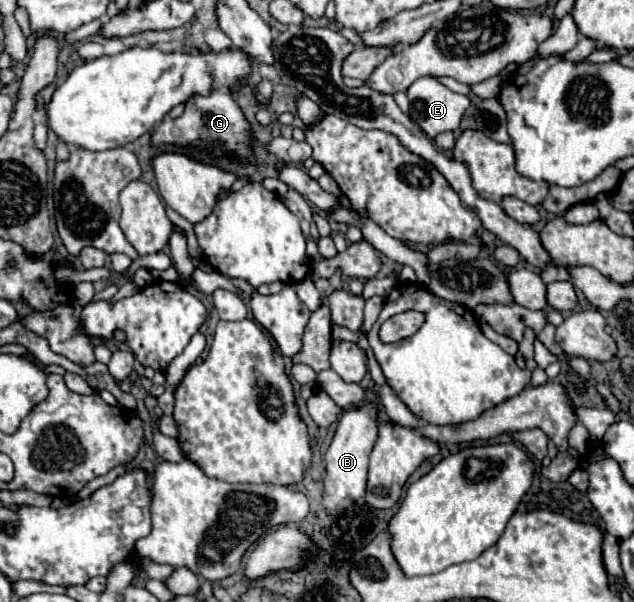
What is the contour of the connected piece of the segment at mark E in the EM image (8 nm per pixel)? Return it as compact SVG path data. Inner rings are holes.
M420 77L418 81L414 81L408 87L406 95L408 95L408 101L410 101L410 117L416 121L416 125L420 125L420 129L430 139L434 139L438 133L444 133L444 131L458 131L460 119L470 105L470 99L466 95L452 93L442 83L438 83L434 77Z

